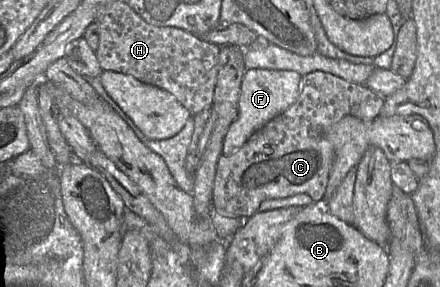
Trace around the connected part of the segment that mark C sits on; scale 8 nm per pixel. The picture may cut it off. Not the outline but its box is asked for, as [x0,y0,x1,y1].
[213,71,385,218]

